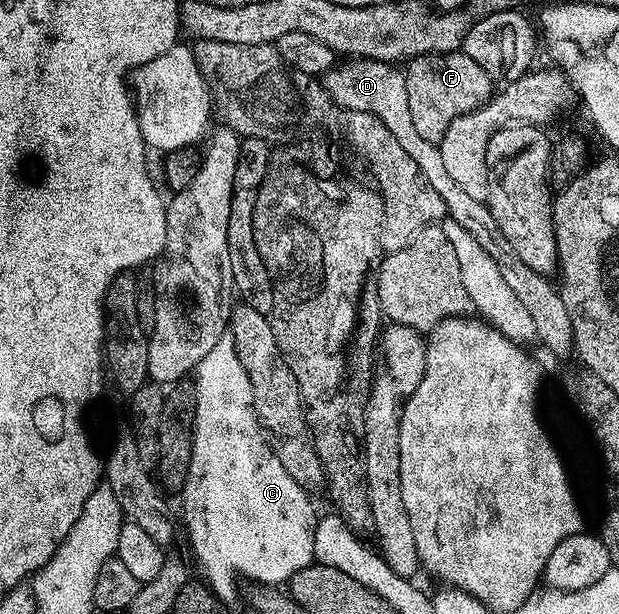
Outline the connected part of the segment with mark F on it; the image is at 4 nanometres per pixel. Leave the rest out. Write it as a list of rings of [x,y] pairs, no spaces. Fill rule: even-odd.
[[[461,50],[415,56],[405,65],[404,71],[412,123],[425,140],[437,145],[442,141],[444,130],[448,130],[454,119],[484,106],[496,91],[495,77],[489,76],[480,67],[480,62],[472,62],[472,58],[468,58],[468,54]]]

